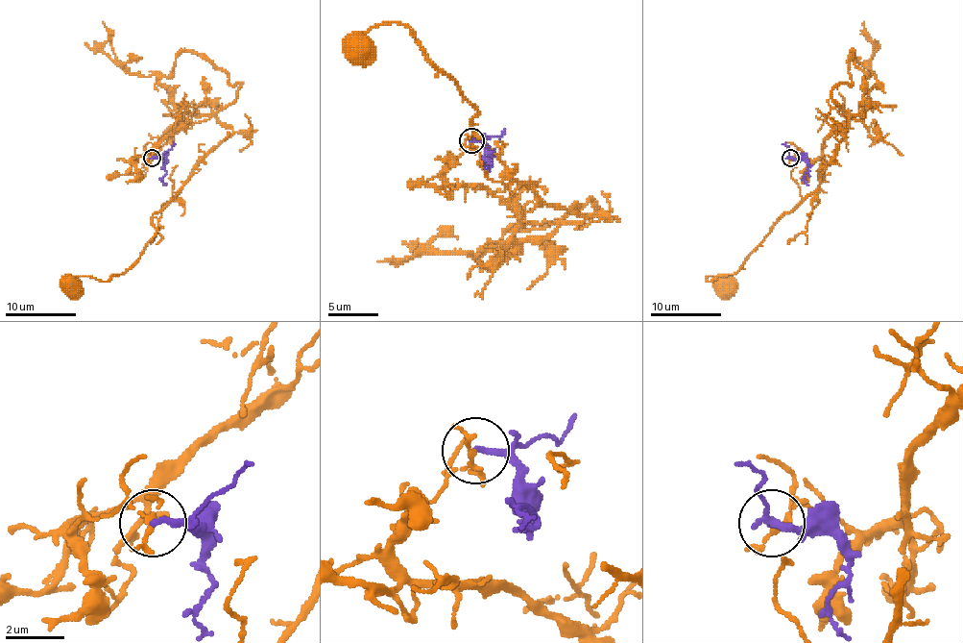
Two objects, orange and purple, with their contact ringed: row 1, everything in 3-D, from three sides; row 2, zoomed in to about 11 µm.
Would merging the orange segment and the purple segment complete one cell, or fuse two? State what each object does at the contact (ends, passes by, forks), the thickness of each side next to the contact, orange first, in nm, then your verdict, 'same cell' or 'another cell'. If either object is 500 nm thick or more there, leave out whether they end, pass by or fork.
orange forks; purple ends; calibres 120 and 200 nm; another cell

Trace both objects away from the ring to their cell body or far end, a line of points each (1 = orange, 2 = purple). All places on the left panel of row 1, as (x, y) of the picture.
1: (153, 159), (132, 160), (191, 123), (213, 115), (228, 126), (153, 215), (156, 233), (124, 274), (70, 283)
2: (153, 159), (161, 160), (166, 172), (163, 182), (166, 185)

